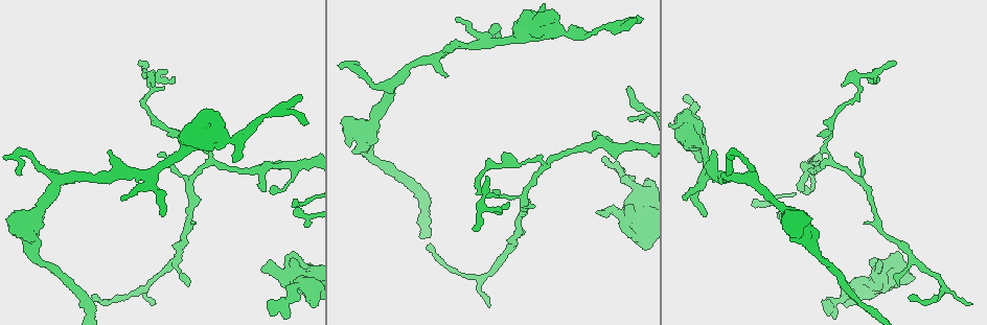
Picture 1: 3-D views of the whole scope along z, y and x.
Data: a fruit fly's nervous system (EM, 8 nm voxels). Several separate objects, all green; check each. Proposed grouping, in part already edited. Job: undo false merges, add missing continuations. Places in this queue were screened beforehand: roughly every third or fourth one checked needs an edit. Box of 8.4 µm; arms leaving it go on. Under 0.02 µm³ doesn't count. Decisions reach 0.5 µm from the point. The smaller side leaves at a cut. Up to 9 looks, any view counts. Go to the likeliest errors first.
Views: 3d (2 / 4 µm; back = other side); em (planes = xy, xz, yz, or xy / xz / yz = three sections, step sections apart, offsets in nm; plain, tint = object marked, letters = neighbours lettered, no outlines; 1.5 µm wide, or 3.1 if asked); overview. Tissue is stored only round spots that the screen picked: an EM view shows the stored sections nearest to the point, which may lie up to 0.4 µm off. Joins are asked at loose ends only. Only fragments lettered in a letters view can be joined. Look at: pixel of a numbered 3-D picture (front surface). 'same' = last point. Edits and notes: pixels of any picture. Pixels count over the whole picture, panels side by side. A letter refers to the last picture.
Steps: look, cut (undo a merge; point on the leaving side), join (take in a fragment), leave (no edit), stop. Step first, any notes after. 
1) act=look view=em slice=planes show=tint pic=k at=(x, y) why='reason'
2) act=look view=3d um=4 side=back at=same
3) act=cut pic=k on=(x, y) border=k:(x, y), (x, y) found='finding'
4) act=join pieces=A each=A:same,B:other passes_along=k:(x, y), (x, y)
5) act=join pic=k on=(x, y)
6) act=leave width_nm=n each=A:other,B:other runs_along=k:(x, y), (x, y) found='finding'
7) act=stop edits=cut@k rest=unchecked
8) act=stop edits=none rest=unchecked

act=look view=3d um=4 side=back pic=1 at=(109, 153) why='free end'

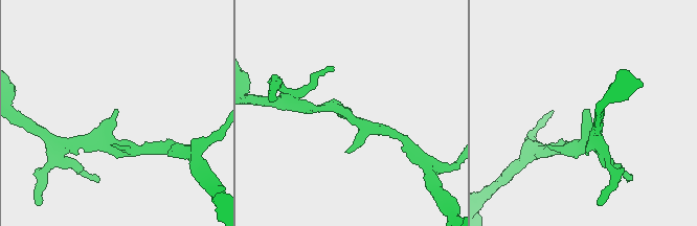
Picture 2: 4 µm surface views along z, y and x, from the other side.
act=look view=em slice=planes show=tint pic=2 at=(585, 111) why='need the tissue'

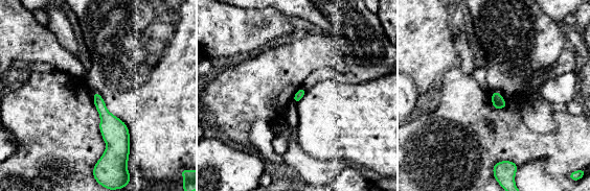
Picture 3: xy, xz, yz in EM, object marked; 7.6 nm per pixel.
act=look view=em slice=planes show=letters at=same

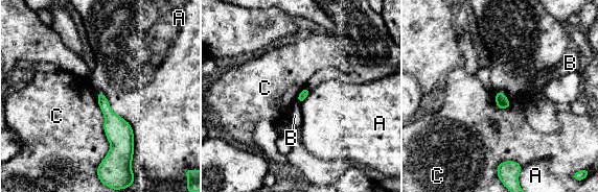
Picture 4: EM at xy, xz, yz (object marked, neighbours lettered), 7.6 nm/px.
act=leave each=A:other,B:other,C:other border=4:(97, 91), (132, 128), (132, 163) found='no lettered fragment goes on from it'

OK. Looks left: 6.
act=look view=3d um=4 pic=1 at=(353, 62)

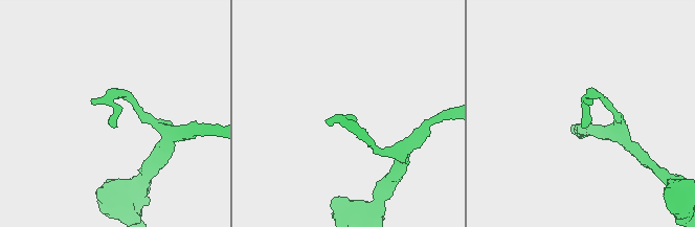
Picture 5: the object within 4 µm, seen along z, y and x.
act=look view=em slice=planes show=letters pic=5 at=(586, 125)

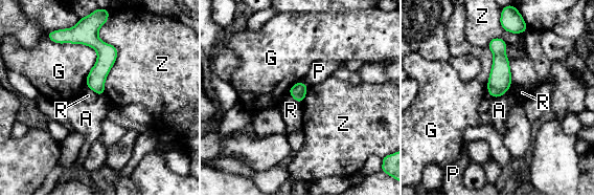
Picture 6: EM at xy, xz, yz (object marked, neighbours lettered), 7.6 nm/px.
act=leave each=A:other,G:other,P:other,R:other,Z:other border=6:(289, 92), (296, 101), (301, 103) found='none of them fits'

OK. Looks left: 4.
act=look view=em slice=planes show=tint pic=1 at=(152, 85) why='an open end'

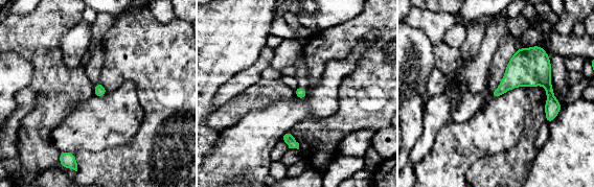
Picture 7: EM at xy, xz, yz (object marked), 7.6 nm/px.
act=look view=em slice=planes show=letters at=same why='see the neighbours'

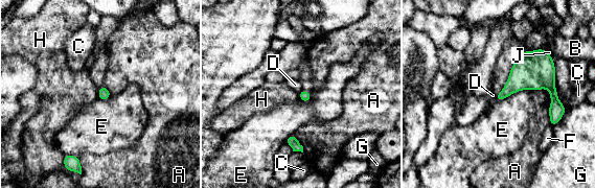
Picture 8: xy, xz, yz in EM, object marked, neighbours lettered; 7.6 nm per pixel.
act=leave longest_contact=A:300nm each=A:other,B:other,C:other,D:other,E:other,F:other,G:other,H:other,J:other border=8:(531, 90), (519, 90), (497, 101) found='no lettered fragment goes on from it'

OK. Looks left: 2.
act=stop edits=none rest=unchecked

